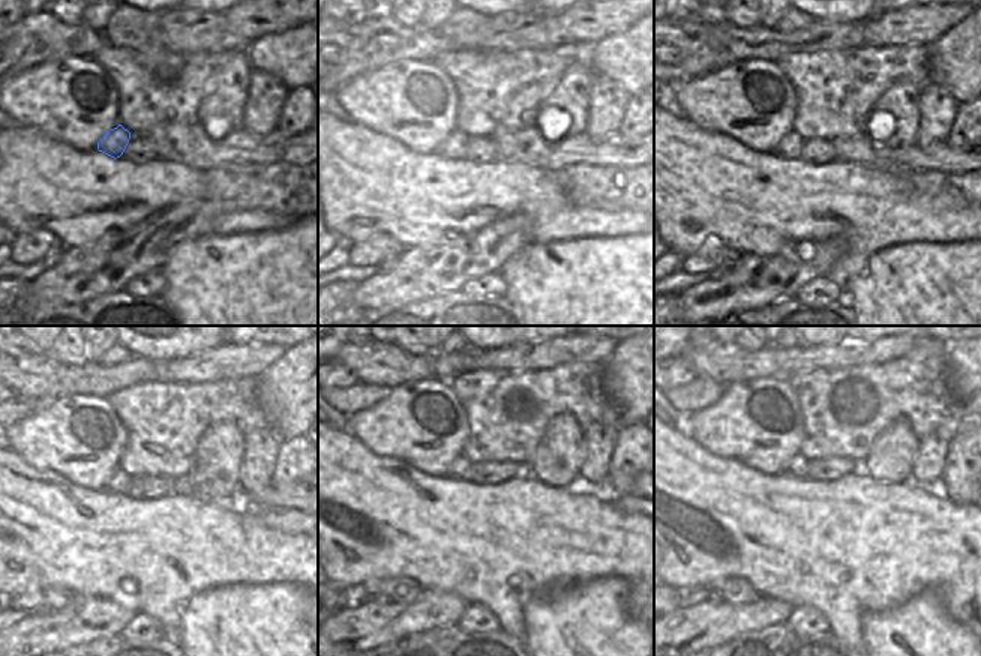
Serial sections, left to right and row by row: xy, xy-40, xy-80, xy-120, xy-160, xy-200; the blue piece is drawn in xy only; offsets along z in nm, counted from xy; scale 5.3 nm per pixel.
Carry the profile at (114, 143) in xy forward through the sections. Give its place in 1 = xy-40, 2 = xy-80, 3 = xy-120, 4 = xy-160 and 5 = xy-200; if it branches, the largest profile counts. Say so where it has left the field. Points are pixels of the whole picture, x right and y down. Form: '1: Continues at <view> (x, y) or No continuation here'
1: Continues at xy-40 (455, 144)
2: Continues at xy-80 (791, 147)
3: Continues at xy-120 (120, 481)
4: Continues at xy-160 (459, 469)
5: Continues at xy-200 (798, 466).

